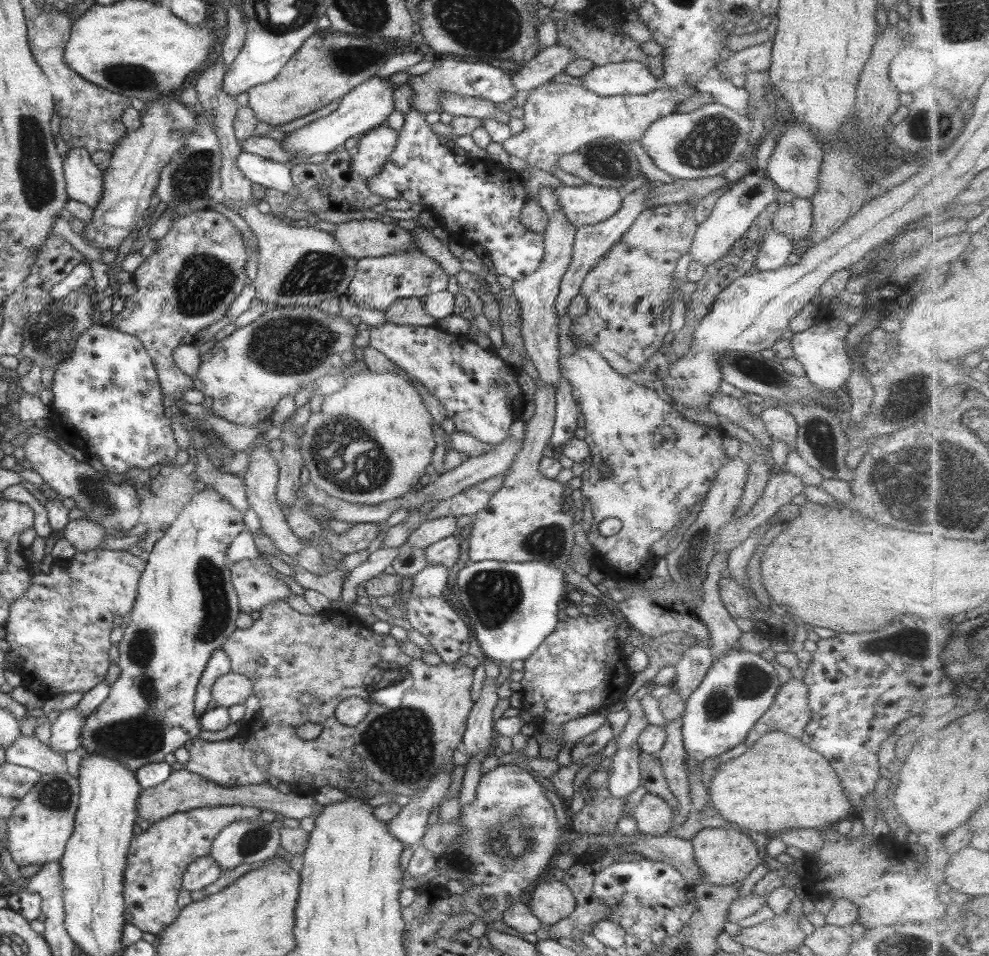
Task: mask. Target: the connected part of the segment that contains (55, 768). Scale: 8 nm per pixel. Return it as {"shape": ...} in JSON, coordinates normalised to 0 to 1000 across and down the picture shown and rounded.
{"shape":[[[21,769],[6,785],[6,798],[40,806],[41,811],[68,808],[65,791],[51,785],[36,770]]]}

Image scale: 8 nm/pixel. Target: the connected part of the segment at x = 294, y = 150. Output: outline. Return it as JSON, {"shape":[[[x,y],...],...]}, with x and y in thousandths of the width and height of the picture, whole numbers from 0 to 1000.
{"shape":[[[379,77],[376,82],[360,90],[360,92],[357,92],[352,98],[349,98],[344,104],[342,113],[336,115],[330,122],[321,124],[313,129],[313,131],[308,131],[298,137],[291,138],[288,147],[286,150],[283,149],[284,154],[288,158],[291,158],[297,165],[300,165],[301,168],[307,168],[307,165],[316,161],[328,161],[338,157],[344,157],[352,144],[358,144],[358,142],[362,142],[362,140],[367,141],[373,136],[391,130],[392,121],[394,121],[394,118],[398,115],[398,105],[396,104],[398,94],[399,92],[395,89],[392,81],[385,81]]]}

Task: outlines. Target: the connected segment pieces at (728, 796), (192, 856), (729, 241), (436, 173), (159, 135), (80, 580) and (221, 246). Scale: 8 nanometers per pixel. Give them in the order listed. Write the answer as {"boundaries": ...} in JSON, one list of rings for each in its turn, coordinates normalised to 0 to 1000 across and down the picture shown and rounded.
{"boundaries":[[[[788,765],[775,767],[768,776],[764,776],[748,793],[730,799],[720,811],[714,825],[717,827],[718,841],[728,856],[739,863],[740,860],[746,862],[750,866],[749,870],[772,877],[784,873],[781,870],[793,870],[801,866],[834,867],[853,859],[861,849],[860,839],[855,835],[845,809],[837,801],[837,795],[813,780],[809,774]]],[[[218,843],[197,845],[197,847],[174,851],[143,872],[135,873],[129,888],[125,907],[124,938],[125,962],[146,975],[162,978],[168,969],[174,967],[183,953],[181,933],[185,930],[185,914],[189,905],[199,897],[212,894],[216,878],[231,862],[239,858],[263,856],[261,845],[251,843]]],[[[764,178],[759,179],[747,189],[737,192],[735,198],[722,209],[720,224],[713,232],[706,235],[702,252],[697,262],[699,273],[710,276],[712,280],[720,277],[725,272],[728,273],[734,268],[744,251],[752,248],[755,242],[762,236],[761,232],[764,227],[778,213],[786,209],[786,203],[786,192]]],[[[417,113],[410,119],[408,131],[403,136],[401,152],[386,178],[371,191],[380,205],[390,209],[411,209],[424,213],[430,224],[437,224],[444,233],[455,242],[455,251],[469,258],[480,256],[489,258],[497,272],[503,289],[513,289],[518,294],[528,294],[530,290],[542,286],[550,271],[550,244],[532,241],[526,232],[526,222],[537,209],[533,197],[522,179],[512,177],[497,167],[476,167],[468,172],[459,168],[458,157],[443,147],[443,140],[431,128],[430,119]]],[[[165,100],[165,103],[150,107],[149,110],[150,116],[143,122],[142,134],[131,136],[130,140],[126,140],[126,143],[122,144],[115,153],[111,174],[104,179],[105,202],[103,202],[103,208],[99,209],[99,217],[93,224],[93,231],[85,234],[85,253],[103,263],[104,260],[119,259],[125,250],[138,240],[140,232],[146,229],[153,207],[157,203],[158,194],[161,191],[162,181],[166,180],[166,176],[174,163],[183,159],[188,145],[198,136],[199,123],[188,114],[185,106],[182,108],[178,103]]],[[[78,575],[73,584],[55,586],[50,600],[41,598],[32,605],[27,619],[11,630],[5,664],[10,680],[21,691],[18,705],[27,721],[47,730],[75,724],[87,726],[106,711],[112,695],[109,680],[114,676],[111,672],[113,651],[117,643],[125,645],[134,638],[148,591],[149,588],[128,575]]],[[[208,219],[198,224],[188,224],[175,232],[170,245],[158,251],[156,264],[142,276],[141,280],[131,283],[133,295],[138,297],[140,304],[126,311],[126,322],[114,329],[114,334],[107,341],[111,345],[119,345],[142,356],[155,377],[165,412],[177,416],[181,427],[188,422],[183,416],[184,411],[196,407],[196,401],[193,393],[179,384],[175,376],[175,367],[182,362],[194,361],[200,347],[229,331],[233,318],[239,314],[239,310],[245,305],[251,295],[249,276],[252,268],[245,244],[231,228]]]]}

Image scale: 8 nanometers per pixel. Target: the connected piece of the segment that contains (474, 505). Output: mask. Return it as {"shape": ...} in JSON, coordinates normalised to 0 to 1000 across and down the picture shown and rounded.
{"shape":[[[511,497],[499,498],[493,500],[475,510],[467,512],[463,517],[456,519],[452,522],[447,522],[441,531],[438,531],[435,536],[432,536],[433,543],[440,543],[443,541],[467,539],[480,540],[496,524],[496,521],[506,509],[510,507]]]}

